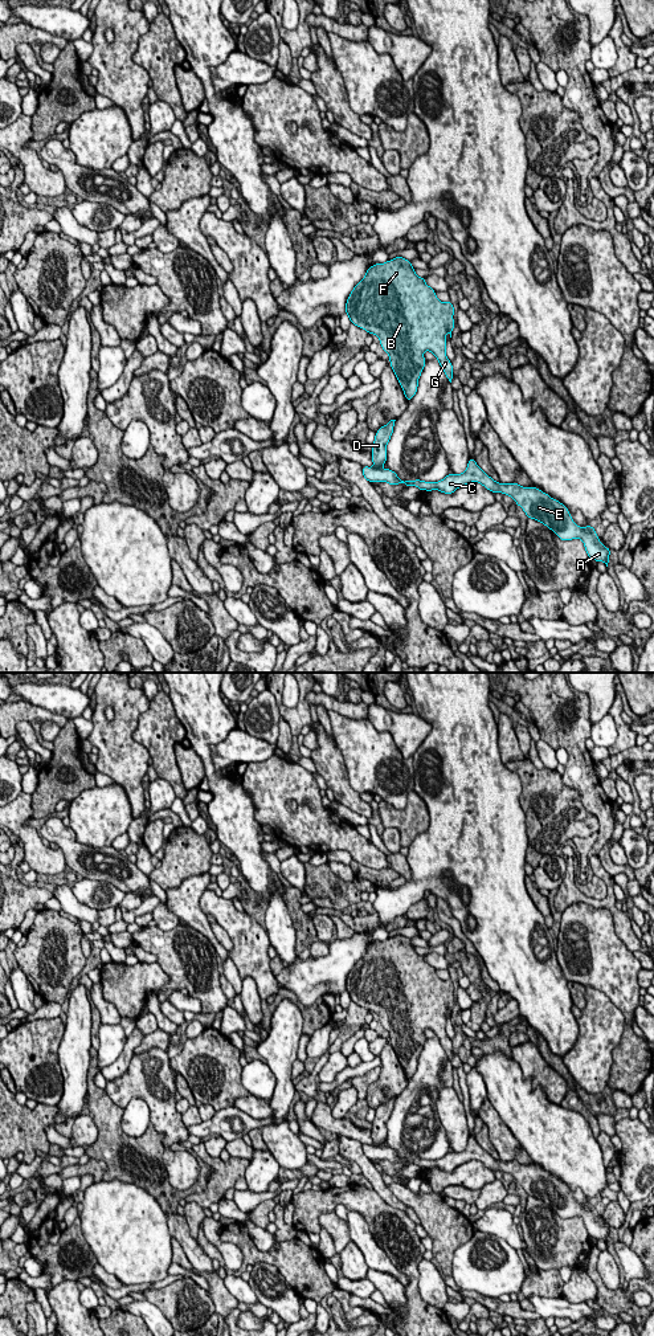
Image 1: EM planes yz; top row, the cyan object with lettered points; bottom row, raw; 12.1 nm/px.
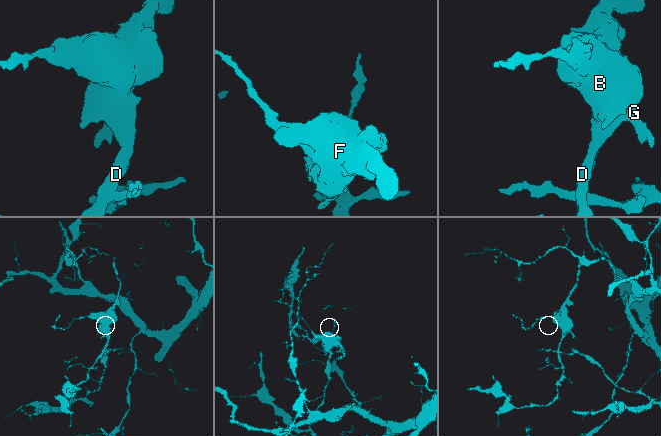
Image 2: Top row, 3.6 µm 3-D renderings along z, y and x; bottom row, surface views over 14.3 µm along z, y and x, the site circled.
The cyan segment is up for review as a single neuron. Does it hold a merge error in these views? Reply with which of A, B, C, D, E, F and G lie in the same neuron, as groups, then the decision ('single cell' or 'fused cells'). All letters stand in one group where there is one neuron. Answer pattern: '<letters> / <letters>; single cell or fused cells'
A C E / B D F G; fused cells

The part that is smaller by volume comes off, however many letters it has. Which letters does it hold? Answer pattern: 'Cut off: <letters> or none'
Cut off: B, D, F, G

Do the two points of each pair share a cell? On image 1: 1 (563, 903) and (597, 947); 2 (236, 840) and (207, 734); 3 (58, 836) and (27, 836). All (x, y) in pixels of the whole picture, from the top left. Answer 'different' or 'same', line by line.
1: different
2: same
3: different

